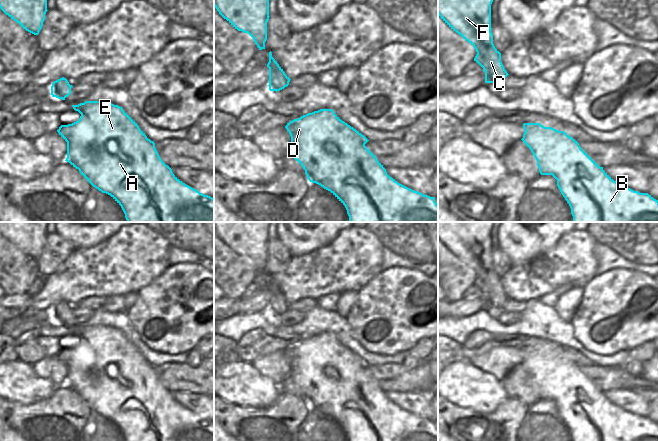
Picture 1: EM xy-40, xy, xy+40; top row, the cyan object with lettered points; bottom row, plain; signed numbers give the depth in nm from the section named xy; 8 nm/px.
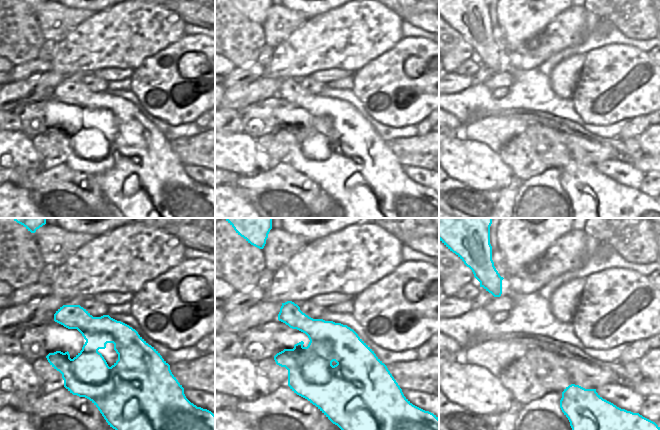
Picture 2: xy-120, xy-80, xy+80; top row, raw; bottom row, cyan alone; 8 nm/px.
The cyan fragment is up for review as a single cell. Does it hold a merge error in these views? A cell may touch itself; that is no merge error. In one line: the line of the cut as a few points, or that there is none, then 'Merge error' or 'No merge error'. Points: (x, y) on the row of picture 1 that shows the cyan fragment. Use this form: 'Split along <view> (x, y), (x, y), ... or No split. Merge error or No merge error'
No split. No merge error.

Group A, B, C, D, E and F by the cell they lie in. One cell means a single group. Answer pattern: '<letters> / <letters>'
A B C D E F

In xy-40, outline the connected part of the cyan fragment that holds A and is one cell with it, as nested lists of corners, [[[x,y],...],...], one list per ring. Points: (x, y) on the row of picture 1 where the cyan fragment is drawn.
[[[85,101],[78,105],[72,105],[72,107],[75,111],[78,111],[81,114],[79,120],[72,124],[61,125],[57,130],[59,135],[67,142],[67,158],[65,161],[78,169],[81,175],[93,187],[102,193],[110,195],[121,206],[127,222],[214,222],[214,199],[180,181],[173,174],[172,169],[161,160],[155,148],[155,143],[147,138],[137,123],[123,110],[122,107],[104,101]]]

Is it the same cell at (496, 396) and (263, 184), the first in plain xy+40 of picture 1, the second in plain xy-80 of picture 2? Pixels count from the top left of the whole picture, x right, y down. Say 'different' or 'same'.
different

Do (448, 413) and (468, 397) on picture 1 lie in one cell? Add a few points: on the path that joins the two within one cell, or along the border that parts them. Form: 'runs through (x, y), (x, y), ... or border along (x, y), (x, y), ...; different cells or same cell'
border along (448, 400), (454, 404), (471, 408), (479, 413); different cells

